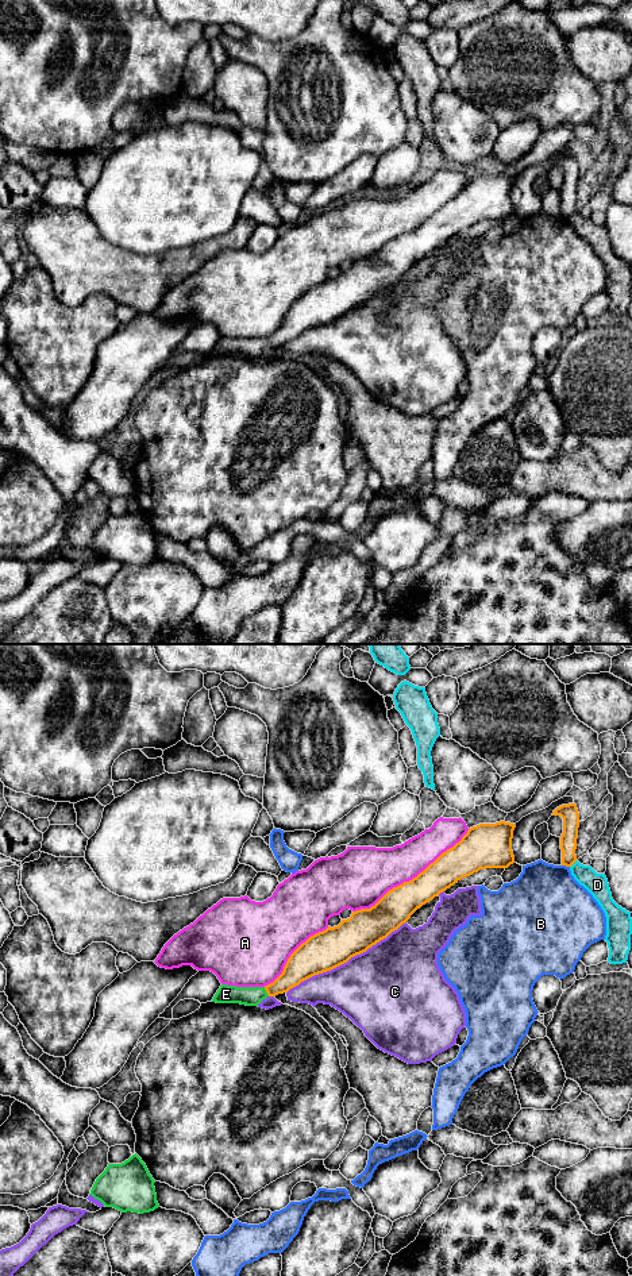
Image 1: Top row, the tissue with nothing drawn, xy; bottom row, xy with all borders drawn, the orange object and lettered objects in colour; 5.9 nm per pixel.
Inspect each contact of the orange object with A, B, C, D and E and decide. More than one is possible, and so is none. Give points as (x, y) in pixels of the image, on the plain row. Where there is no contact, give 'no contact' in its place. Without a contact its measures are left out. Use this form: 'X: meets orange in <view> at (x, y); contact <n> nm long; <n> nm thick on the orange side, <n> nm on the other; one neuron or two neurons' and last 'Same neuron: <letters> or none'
A: meets orange in xy at (412, 231); contact 850 nm long; 200 nm thick on the orange side, 300 nm on the other; two neurons
B: meets orange in xy at (566, 218); contact 50 nm long; 100 nm thick on the orange side, 440 nm on the other; two neurons
C: meets orange in xy at (346, 313); contact 850 nm long; 240 nm thick on the orange side, 480 nm on the other; two neurons
D: meets orange in xy at (573, 215); contact 60 nm long; 100 nm thick on the orange side, 130 nm on the other; two neurons
E: meets orange in xy at (266, 343); contact 70 nm long; 160 nm thick on the orange side, 110 nm on the other; one neuron
Same neuron: E

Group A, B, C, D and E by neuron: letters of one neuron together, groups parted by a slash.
A / B / C / D / E

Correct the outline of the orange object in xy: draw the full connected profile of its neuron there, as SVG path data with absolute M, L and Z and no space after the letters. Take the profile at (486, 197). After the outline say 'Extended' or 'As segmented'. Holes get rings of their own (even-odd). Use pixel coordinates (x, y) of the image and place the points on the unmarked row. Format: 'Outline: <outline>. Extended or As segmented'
Outline: M505 173L479 176L470 180L459 194L443 204L416 230L389 242L370 261L352 263L351 269L342 271L338 278L328 278L325 282L311 288L290 307L282 325L273 335L265 339L236 339L221 336L212 354L258 358L267 348L288 344L301 334L331 323L347 315L351 309L366 304L405 275L417 261L458 235L462 230L470 228L479 221L508 220L513 216L515 208L512 203L512 190L515 180L516 176Z. Extended

